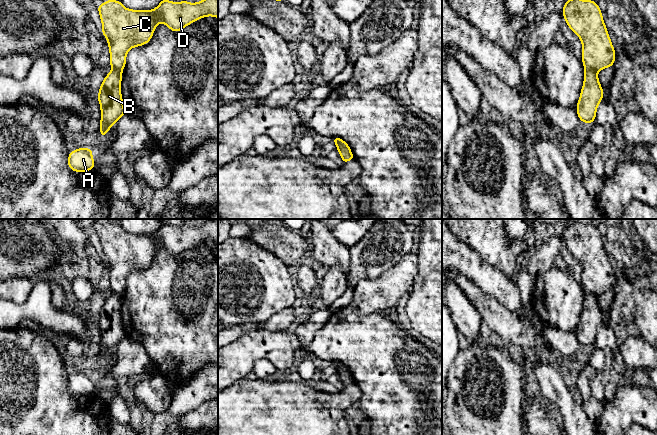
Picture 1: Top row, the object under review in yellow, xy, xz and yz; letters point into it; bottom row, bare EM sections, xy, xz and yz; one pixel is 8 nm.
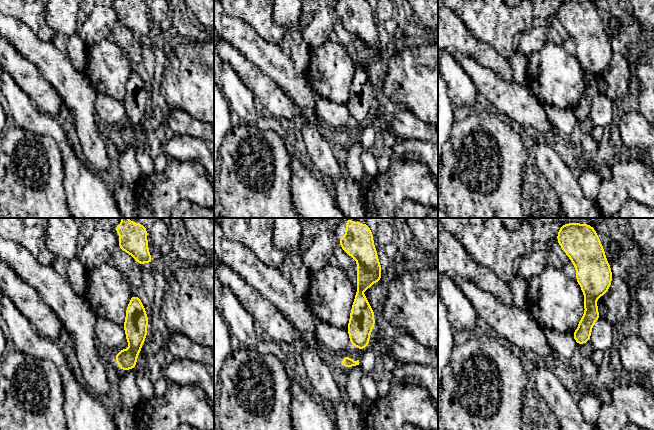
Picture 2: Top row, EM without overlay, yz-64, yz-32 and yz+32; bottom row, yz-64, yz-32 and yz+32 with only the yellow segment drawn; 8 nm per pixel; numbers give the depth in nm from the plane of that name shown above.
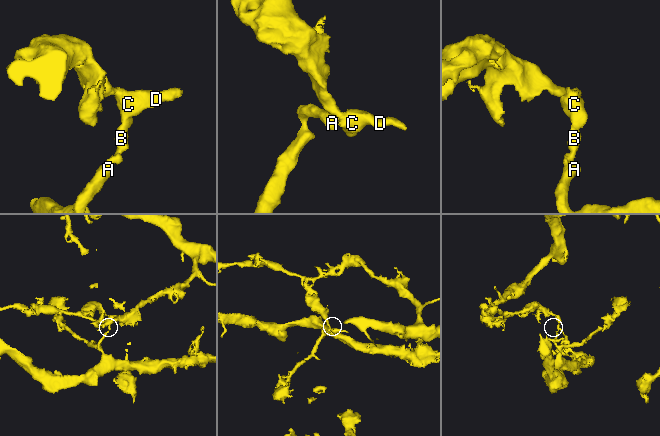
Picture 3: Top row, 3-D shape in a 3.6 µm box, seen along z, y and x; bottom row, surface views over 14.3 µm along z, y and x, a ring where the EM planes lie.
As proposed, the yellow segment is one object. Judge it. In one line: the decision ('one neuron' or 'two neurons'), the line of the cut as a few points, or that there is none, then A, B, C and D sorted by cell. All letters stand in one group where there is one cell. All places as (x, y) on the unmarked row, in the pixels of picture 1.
two neurons | yz (585, 293), (591, 293), (596, 297) | A B / C D

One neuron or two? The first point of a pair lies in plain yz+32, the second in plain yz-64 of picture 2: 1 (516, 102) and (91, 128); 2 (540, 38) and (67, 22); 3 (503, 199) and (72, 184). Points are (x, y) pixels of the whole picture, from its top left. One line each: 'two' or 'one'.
1: two
2: two
3: two

